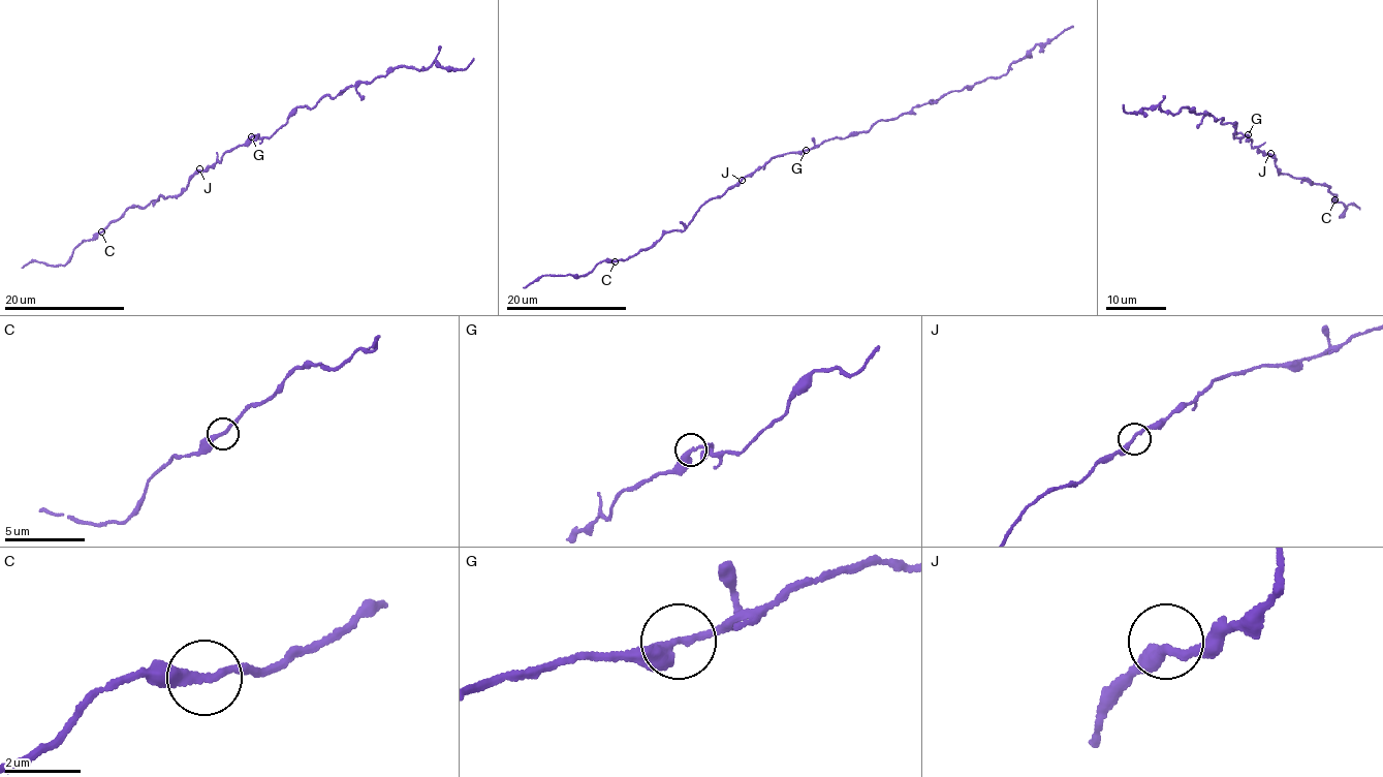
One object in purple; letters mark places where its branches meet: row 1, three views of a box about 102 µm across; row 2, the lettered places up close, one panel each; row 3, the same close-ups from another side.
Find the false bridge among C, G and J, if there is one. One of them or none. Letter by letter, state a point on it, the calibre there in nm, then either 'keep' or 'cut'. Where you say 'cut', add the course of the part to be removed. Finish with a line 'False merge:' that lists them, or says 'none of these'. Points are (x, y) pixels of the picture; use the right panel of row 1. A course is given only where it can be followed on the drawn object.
C: place (1334, 199); calibre 240 nm; keep
G: place (1248, 134); calibre 280 nm; keep
J: place (1270, 153); calibre 240 nm; keep
False merge: none of these

